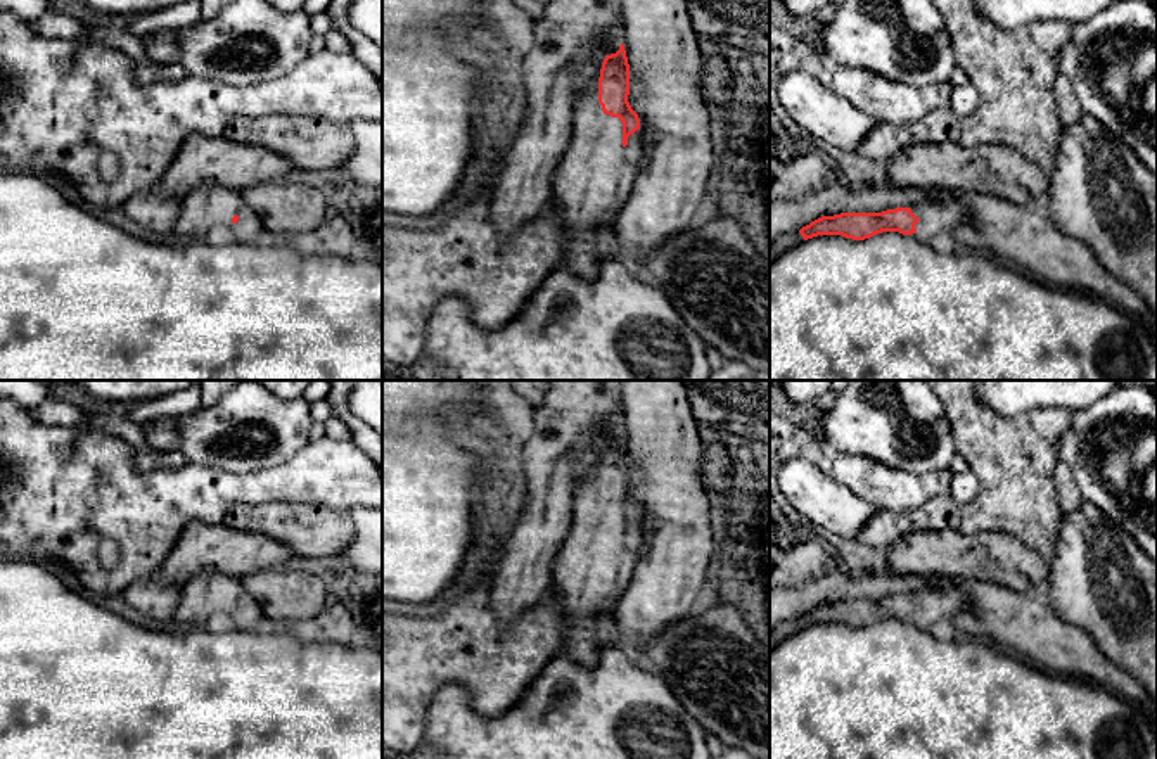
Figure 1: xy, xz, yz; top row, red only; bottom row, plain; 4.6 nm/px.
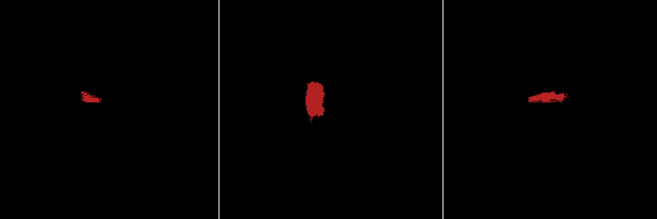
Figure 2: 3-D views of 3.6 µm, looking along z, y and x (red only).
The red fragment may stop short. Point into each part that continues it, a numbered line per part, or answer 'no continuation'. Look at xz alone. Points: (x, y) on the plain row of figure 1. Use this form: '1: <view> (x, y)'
1: xz (595, 562)

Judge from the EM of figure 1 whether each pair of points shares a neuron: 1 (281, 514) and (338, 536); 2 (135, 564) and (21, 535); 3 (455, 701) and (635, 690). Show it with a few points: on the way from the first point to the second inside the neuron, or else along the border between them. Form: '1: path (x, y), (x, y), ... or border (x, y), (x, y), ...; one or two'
1: path (294, 524), (310, 531), (324, 531); one
2: path (108, 574), (97, 574), (49, 535); one
3: path (498, 727), (590, 727); one

